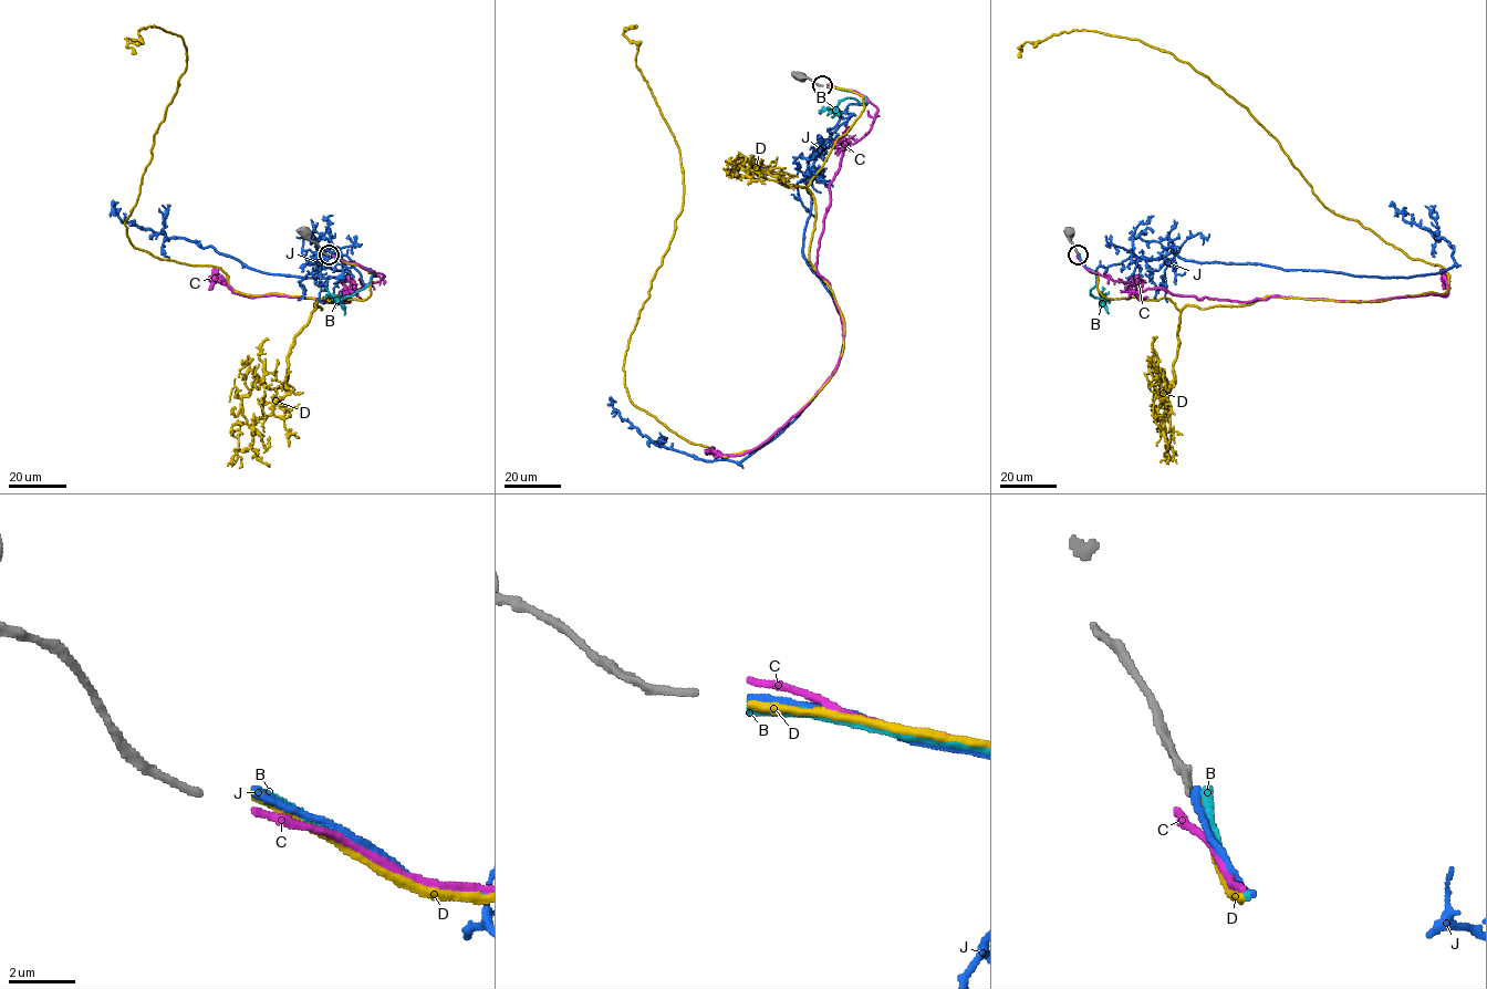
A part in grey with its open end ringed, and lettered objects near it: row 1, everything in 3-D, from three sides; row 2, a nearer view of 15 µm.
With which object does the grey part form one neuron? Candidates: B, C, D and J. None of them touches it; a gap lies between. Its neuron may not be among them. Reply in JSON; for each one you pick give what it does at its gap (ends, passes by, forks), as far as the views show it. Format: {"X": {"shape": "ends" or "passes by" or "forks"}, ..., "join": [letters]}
{"D": {"shape": "ends"}, "join": ["D"]}

